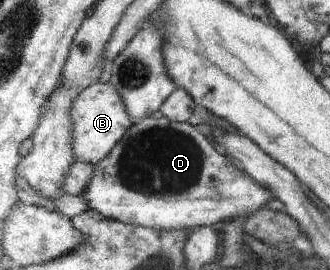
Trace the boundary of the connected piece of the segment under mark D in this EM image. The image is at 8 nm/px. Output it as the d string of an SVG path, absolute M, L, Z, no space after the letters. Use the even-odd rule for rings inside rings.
M149 116L136 124L113 152L96 165L96 175L87 192L90 208L103 216L136 227L162 228L163 231L195 230L239 219L241 215L249 216L267 206L273 198L272 191L261 186L247 170L226 158L203 129L165 116L160 119Z

